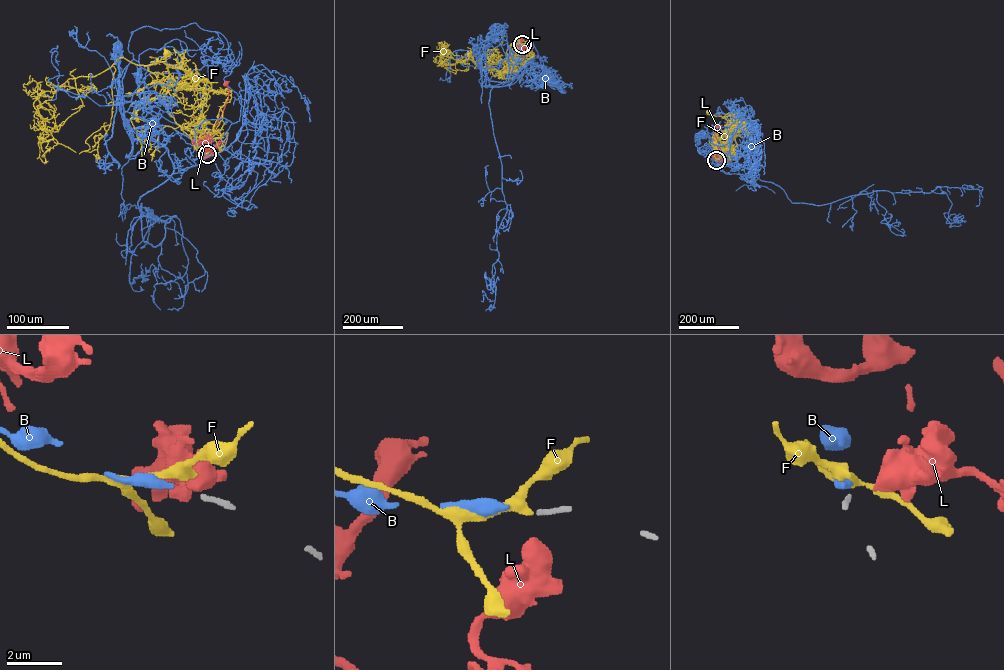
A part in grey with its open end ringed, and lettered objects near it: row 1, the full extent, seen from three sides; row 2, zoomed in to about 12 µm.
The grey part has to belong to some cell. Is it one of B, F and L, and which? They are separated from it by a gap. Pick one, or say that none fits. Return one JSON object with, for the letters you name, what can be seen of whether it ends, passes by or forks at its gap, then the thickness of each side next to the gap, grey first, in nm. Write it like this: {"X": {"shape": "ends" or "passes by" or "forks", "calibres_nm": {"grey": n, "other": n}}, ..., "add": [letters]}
{"B": {"shape": "ends", "calibres_nm": {"grey": 170, "other": 320}}, "add": ["B"]}

